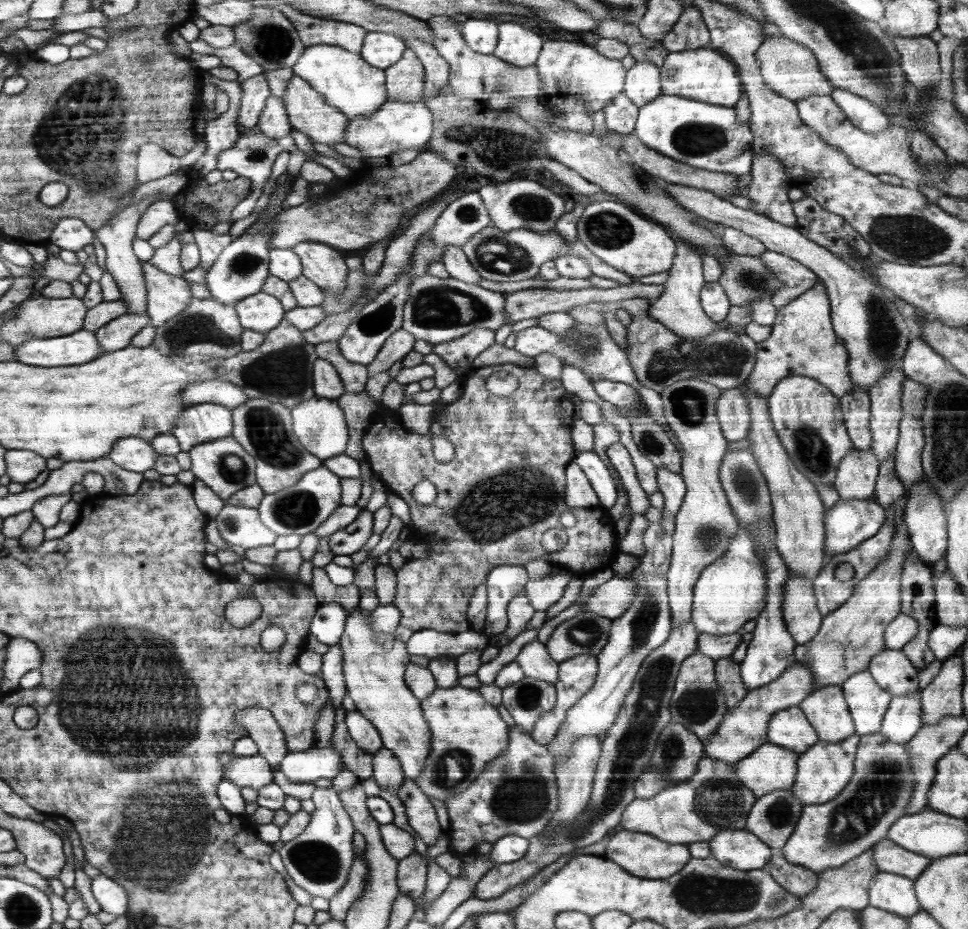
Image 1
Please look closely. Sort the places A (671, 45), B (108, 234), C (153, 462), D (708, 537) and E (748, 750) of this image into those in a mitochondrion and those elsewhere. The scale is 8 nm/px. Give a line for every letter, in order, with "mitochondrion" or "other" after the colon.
A: other
B: other
C: other
D: mitochondrion
E: other

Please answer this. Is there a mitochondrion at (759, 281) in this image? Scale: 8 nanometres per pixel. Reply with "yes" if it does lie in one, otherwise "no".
yes

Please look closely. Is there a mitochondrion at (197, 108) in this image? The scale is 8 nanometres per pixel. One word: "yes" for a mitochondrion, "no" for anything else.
no

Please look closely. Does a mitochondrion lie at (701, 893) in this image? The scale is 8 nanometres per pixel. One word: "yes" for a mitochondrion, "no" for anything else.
yes

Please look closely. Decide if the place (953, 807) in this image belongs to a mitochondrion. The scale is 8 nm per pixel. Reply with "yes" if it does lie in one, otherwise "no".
no

